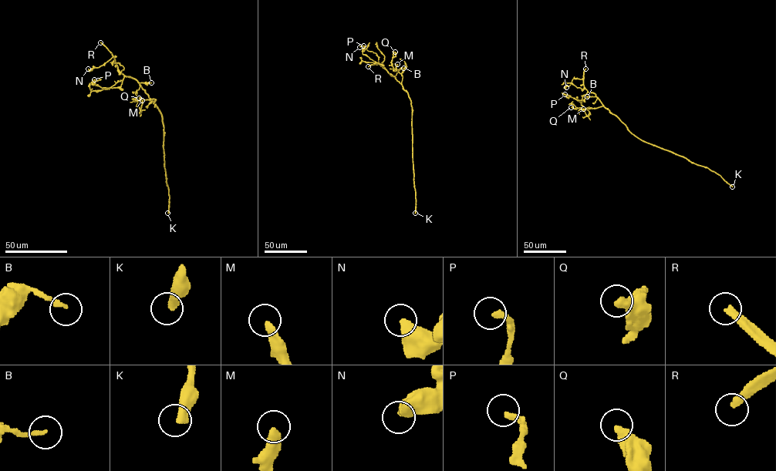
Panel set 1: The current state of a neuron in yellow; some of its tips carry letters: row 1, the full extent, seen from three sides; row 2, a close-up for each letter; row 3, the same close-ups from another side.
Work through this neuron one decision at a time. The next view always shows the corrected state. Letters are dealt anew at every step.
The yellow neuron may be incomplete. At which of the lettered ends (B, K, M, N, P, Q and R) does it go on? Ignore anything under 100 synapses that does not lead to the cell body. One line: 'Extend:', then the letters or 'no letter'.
Extend: K, R

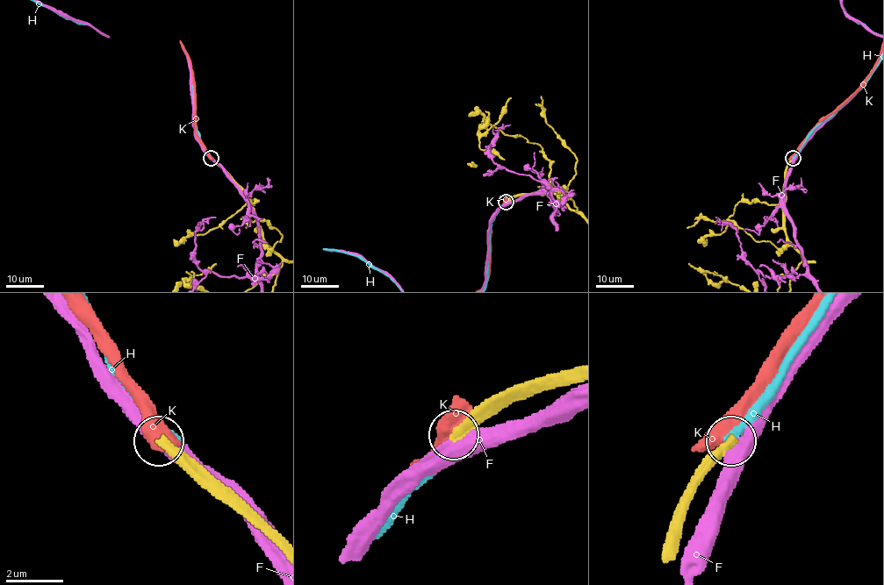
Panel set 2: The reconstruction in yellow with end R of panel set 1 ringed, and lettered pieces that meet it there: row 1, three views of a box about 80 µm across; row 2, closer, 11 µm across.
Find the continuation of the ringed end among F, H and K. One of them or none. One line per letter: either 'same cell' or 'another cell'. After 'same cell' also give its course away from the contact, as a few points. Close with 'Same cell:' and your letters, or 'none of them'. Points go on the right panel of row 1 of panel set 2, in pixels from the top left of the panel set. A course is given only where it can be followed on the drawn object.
F: another cell
H: another cell
K: another cell
Same cell: none of them

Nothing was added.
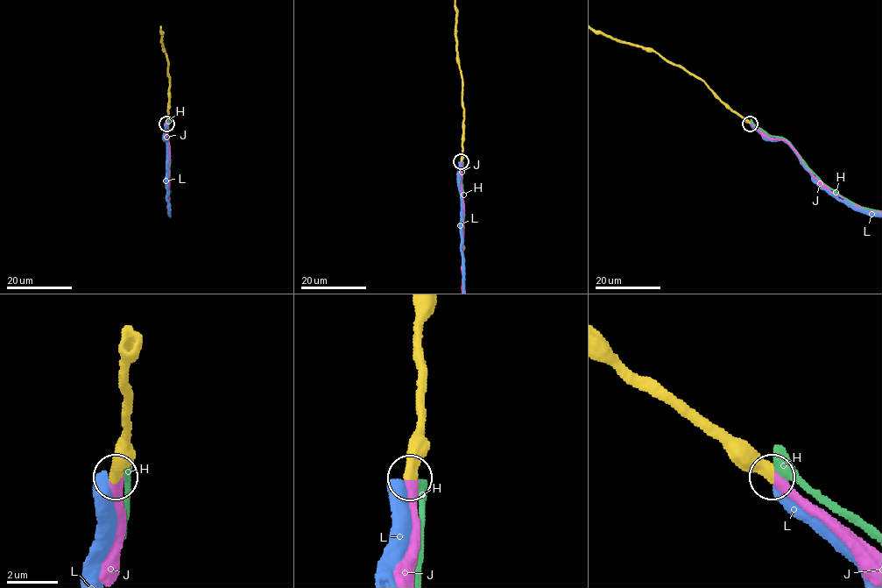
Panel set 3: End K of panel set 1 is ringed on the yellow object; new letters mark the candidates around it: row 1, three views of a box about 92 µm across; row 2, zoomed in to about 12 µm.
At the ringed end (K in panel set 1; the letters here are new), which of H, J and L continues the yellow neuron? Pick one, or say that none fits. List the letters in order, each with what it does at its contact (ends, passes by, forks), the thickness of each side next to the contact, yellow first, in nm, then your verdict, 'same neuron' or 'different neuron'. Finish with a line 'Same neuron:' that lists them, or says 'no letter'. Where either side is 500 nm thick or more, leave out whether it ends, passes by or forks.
H: calibres 550 and 550 nm; different neuron
J: calibres 500 and 480 nm; same neuron
L: calibres 480 and 500 nm; different neuron
Same neuron: J

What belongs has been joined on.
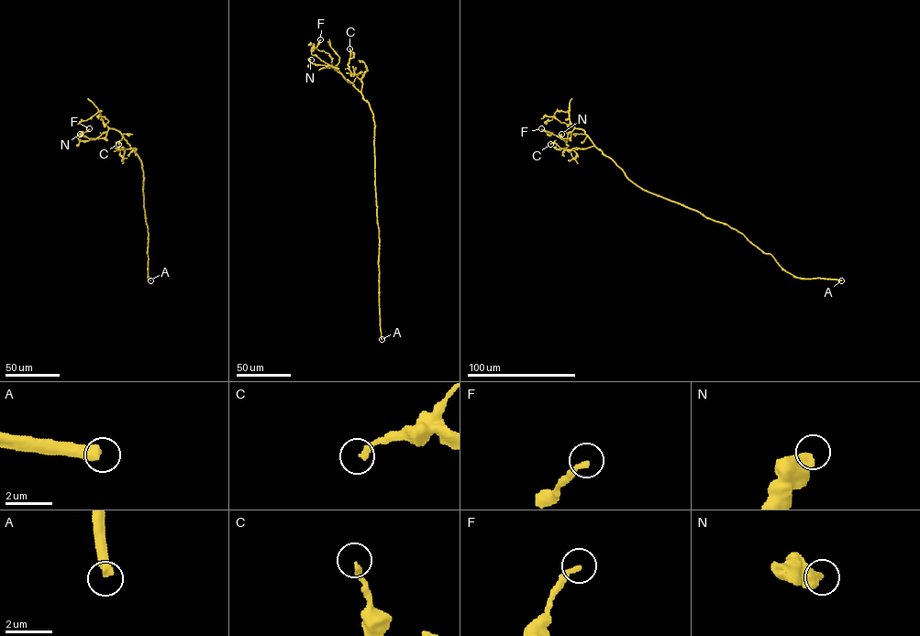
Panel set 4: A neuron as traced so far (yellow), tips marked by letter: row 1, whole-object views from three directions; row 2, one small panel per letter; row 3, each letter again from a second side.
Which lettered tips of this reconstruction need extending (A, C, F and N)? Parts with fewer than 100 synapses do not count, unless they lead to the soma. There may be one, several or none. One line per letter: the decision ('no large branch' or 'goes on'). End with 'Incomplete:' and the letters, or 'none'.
A: goes on
C: no large branch
F: no large branch
N: no large branch
Incomplete: A

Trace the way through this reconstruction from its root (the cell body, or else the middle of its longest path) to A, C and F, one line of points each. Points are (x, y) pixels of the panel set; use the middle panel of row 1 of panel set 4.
A: (374, 169), (382, 339)
C: (374, 169), (373, 114), (361, 93), (361, 82), (349, 69), (349, 49)
F: (374, 169), (374, 122), (370, 104), (338, 69), (311, 54), (320, 39)

